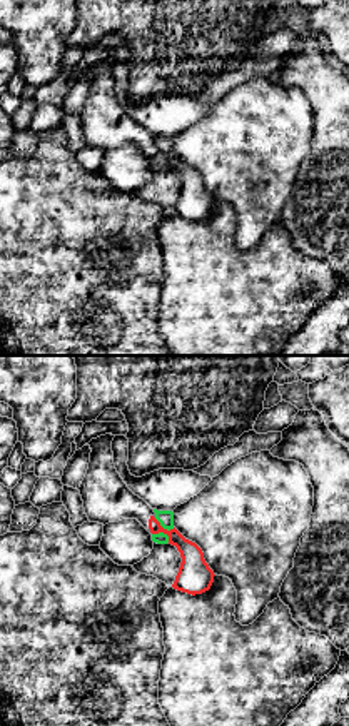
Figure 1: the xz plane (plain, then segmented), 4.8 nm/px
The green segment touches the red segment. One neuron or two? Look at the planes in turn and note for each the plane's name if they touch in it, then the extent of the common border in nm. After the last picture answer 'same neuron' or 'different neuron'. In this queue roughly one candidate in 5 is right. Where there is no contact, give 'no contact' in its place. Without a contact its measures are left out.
meets green in xz; contact 140 nm long

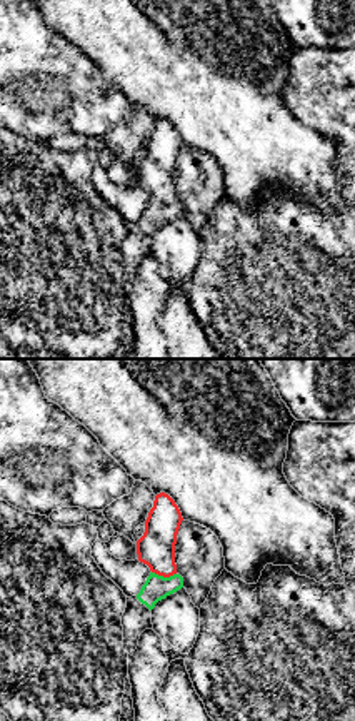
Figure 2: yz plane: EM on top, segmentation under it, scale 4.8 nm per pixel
meets green in yz; contact 120 nm long

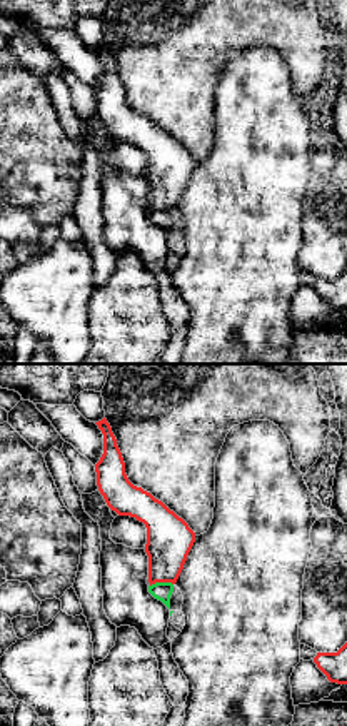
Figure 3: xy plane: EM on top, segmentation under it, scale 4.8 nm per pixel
meets green in xy; contact 110 nm long

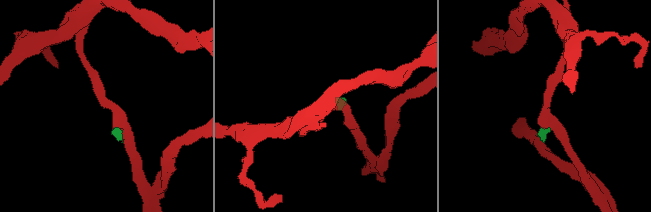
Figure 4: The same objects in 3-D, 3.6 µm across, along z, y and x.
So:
different neuron

